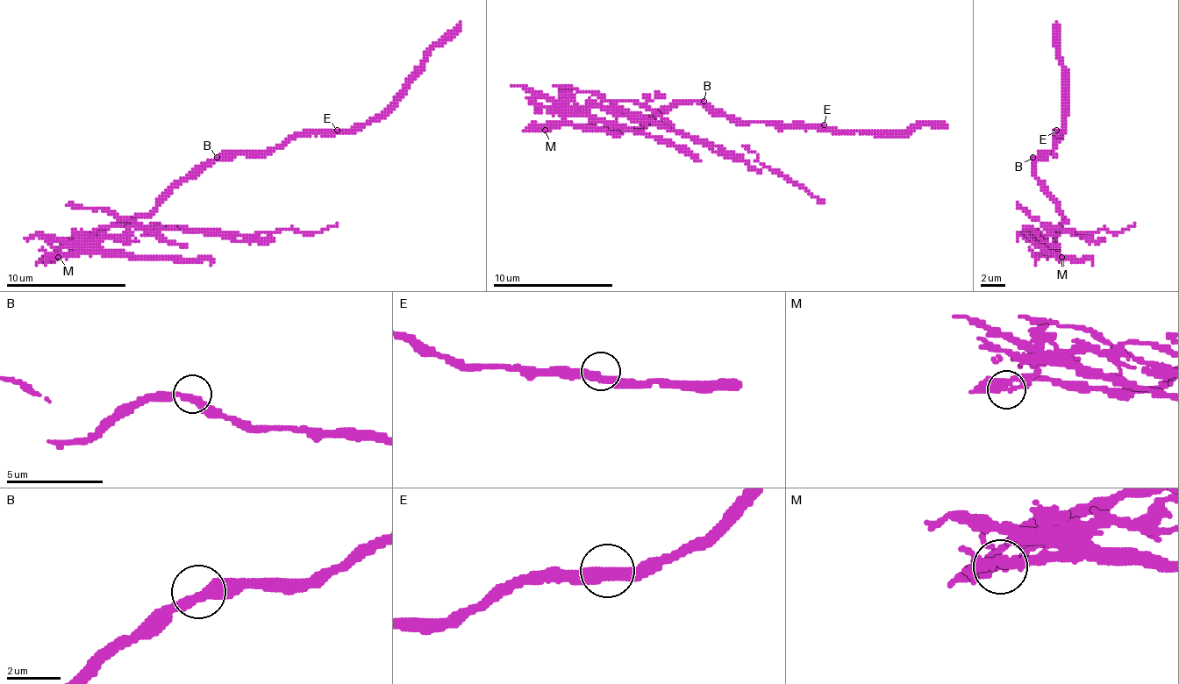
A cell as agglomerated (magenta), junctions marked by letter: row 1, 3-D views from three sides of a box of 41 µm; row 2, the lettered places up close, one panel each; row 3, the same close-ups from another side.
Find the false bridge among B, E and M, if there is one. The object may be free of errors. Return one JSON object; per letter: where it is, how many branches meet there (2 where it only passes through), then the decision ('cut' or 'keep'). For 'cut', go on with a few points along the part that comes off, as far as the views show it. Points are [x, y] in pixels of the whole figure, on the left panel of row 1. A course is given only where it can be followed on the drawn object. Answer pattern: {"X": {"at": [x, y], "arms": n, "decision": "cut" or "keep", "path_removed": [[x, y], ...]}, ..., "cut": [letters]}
{"B": {"at": [217, 157], "arms": 2, "decision": "keep"}, "E": {"at": [337, 130], "arms": 2, "decision": "keep"}, "M": {"at": [58, 257], "arms": 2, "decision": "cut", "path_removed": [[57, 256], [84, 244], [117, 238], [126, 229], [126, 220], [261, 238], [292, 229], [322, 232], [337, 223]]}, "cut": ["M"]}

